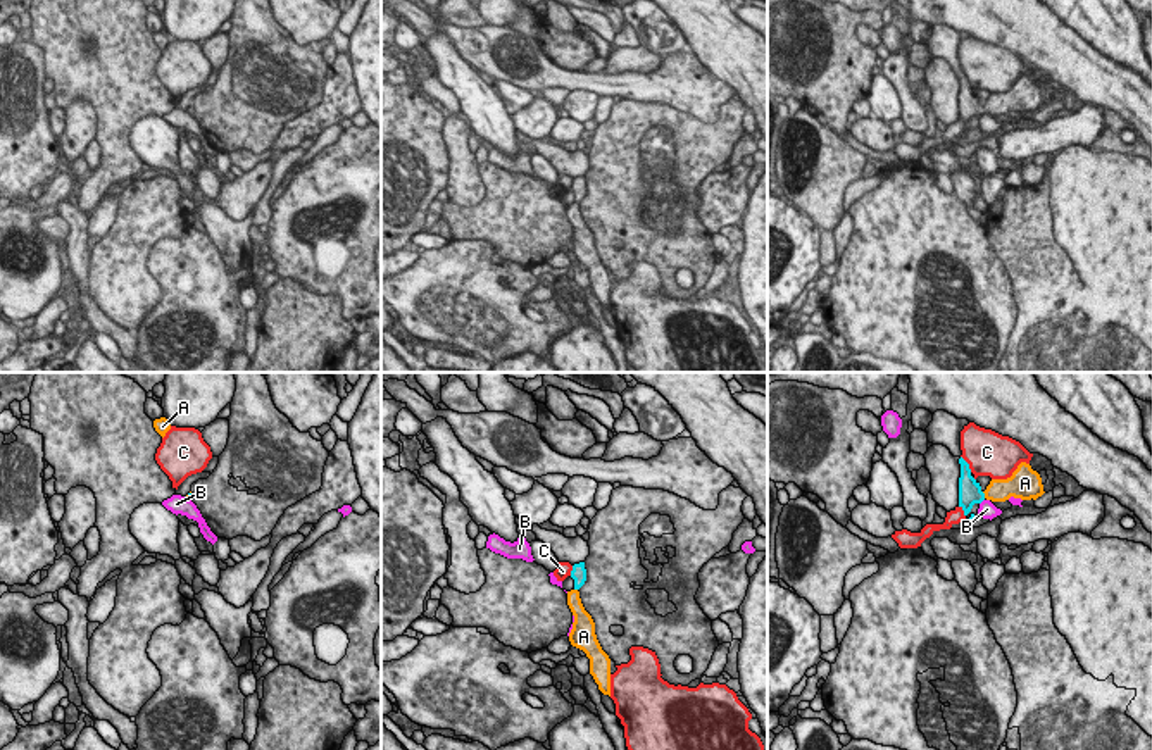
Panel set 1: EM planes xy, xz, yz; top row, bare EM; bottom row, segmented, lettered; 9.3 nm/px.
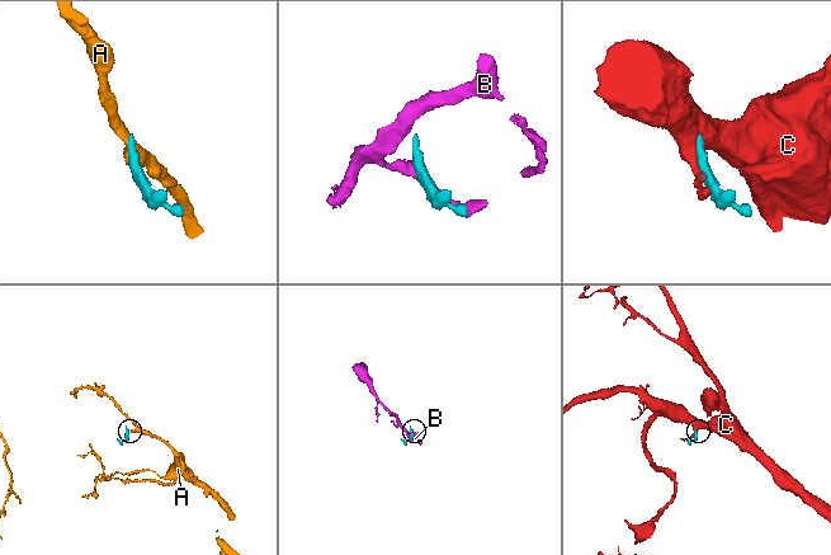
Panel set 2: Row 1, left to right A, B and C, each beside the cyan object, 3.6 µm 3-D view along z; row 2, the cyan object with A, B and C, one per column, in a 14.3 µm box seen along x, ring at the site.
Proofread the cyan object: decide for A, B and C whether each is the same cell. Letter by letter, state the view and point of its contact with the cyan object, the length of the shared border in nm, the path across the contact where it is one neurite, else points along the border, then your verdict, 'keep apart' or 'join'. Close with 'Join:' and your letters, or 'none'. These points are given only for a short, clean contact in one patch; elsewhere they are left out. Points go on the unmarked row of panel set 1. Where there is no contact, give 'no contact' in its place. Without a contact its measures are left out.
A: yz (983, 109) | 70 nm | across yz (970, 106), (983, 109), (999, 104) | join
B: yz (982, 114) | 70 nm | along yz (983, 112), (980, 118) | keep apart
C: yz (968, 78) | 190 nm | keep apart
Join: A

